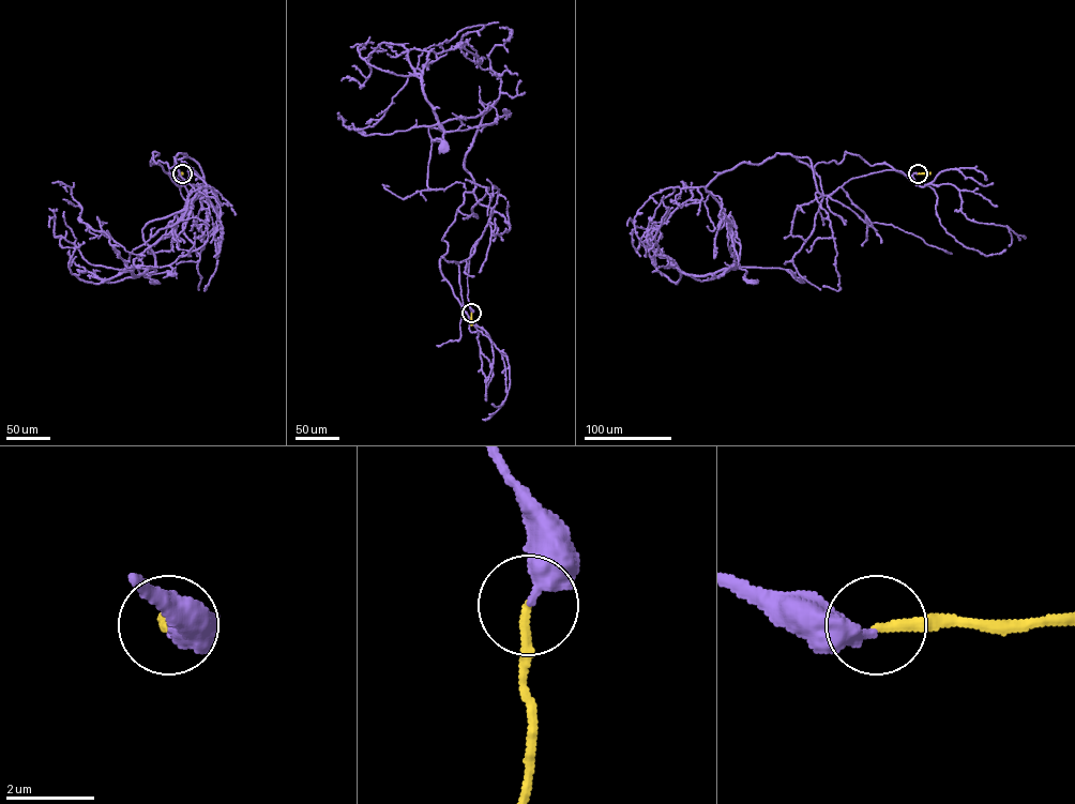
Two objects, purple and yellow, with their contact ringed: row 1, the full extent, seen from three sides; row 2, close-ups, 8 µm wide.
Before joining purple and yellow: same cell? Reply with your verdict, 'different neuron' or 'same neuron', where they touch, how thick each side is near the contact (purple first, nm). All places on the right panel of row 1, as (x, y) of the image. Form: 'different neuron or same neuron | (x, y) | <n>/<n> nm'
same neuron | (918, 173) | 380/220 nm

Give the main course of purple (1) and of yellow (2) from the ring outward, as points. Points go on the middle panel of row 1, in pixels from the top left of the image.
1: (471, 313), (470, 251), (494, 210), (464, 160), (496, 101), (432, 127), (442, 149)
2: (471, 313), (471, 325)

